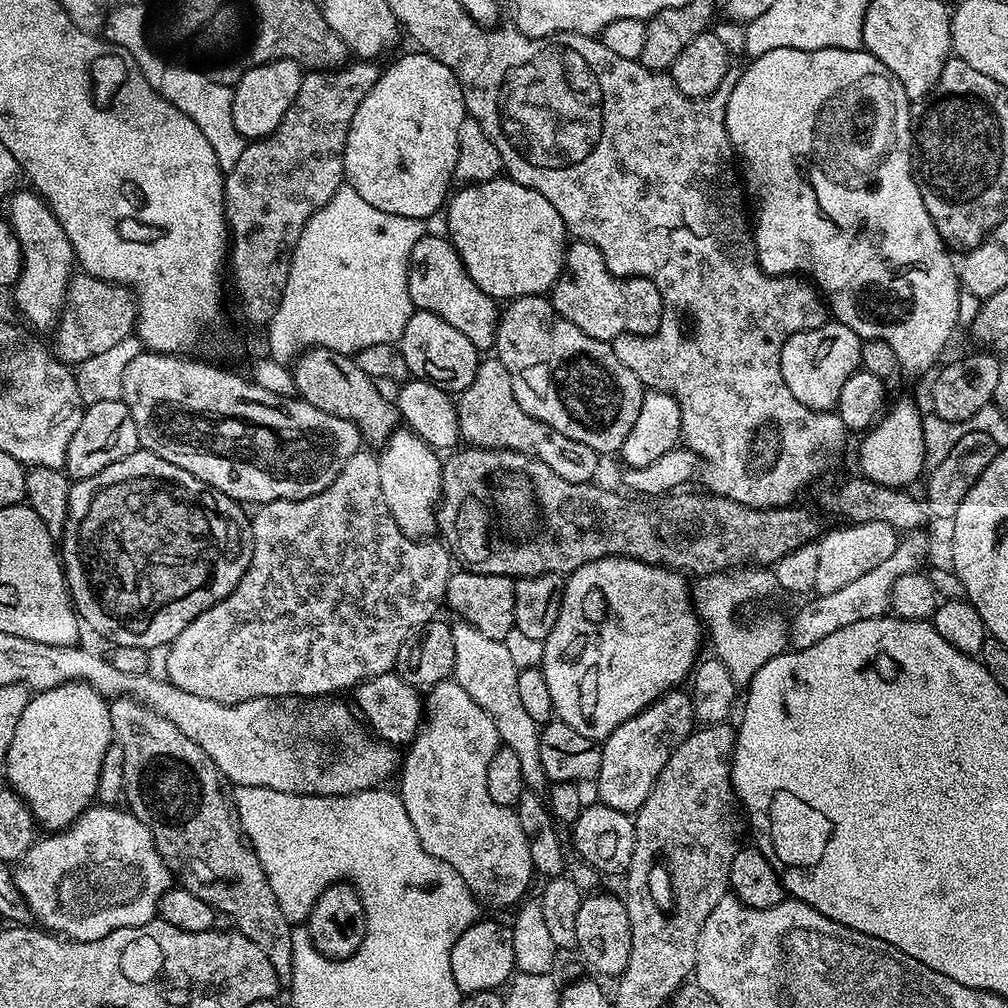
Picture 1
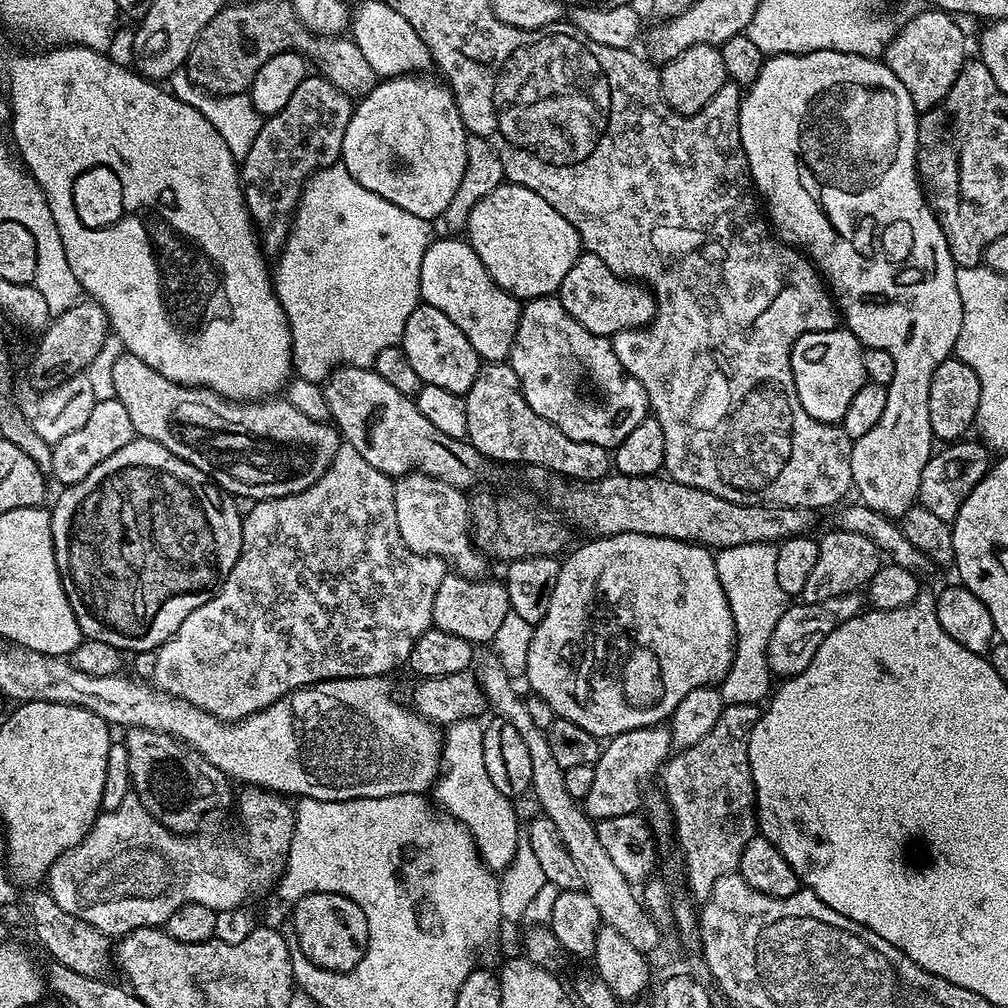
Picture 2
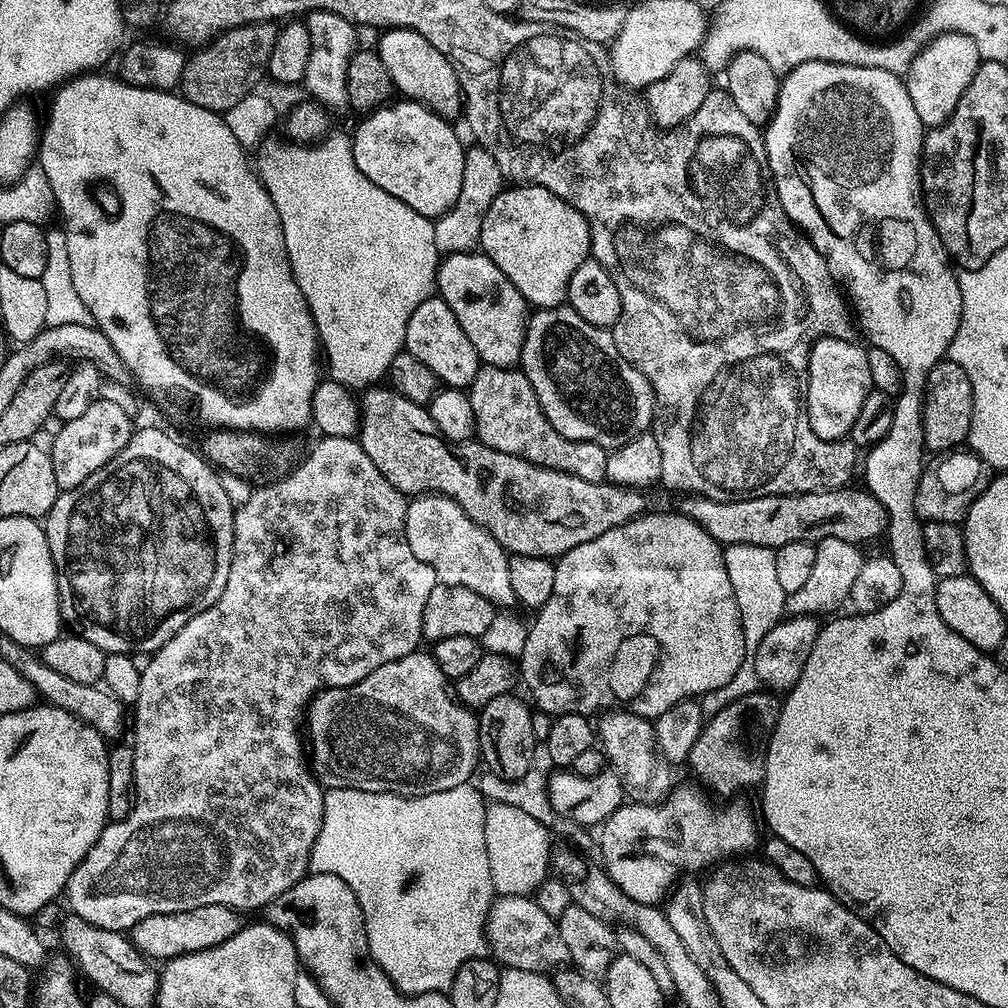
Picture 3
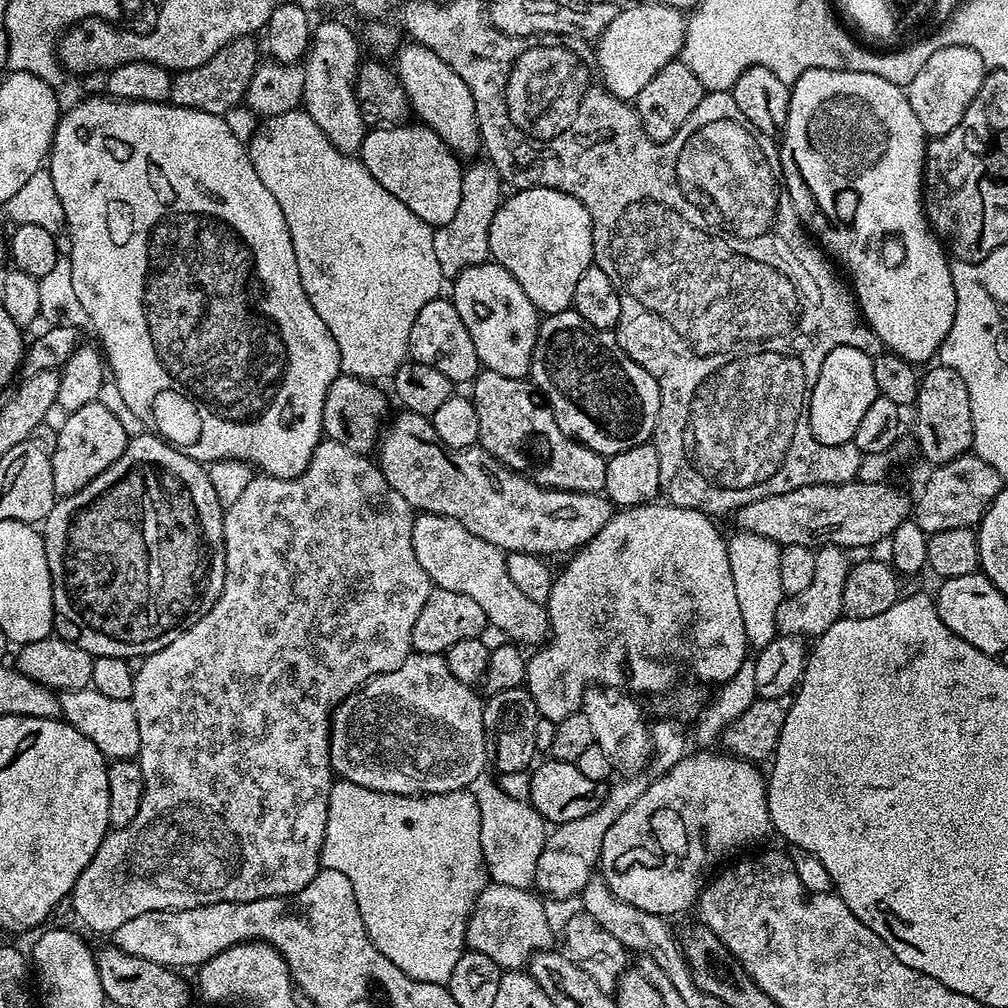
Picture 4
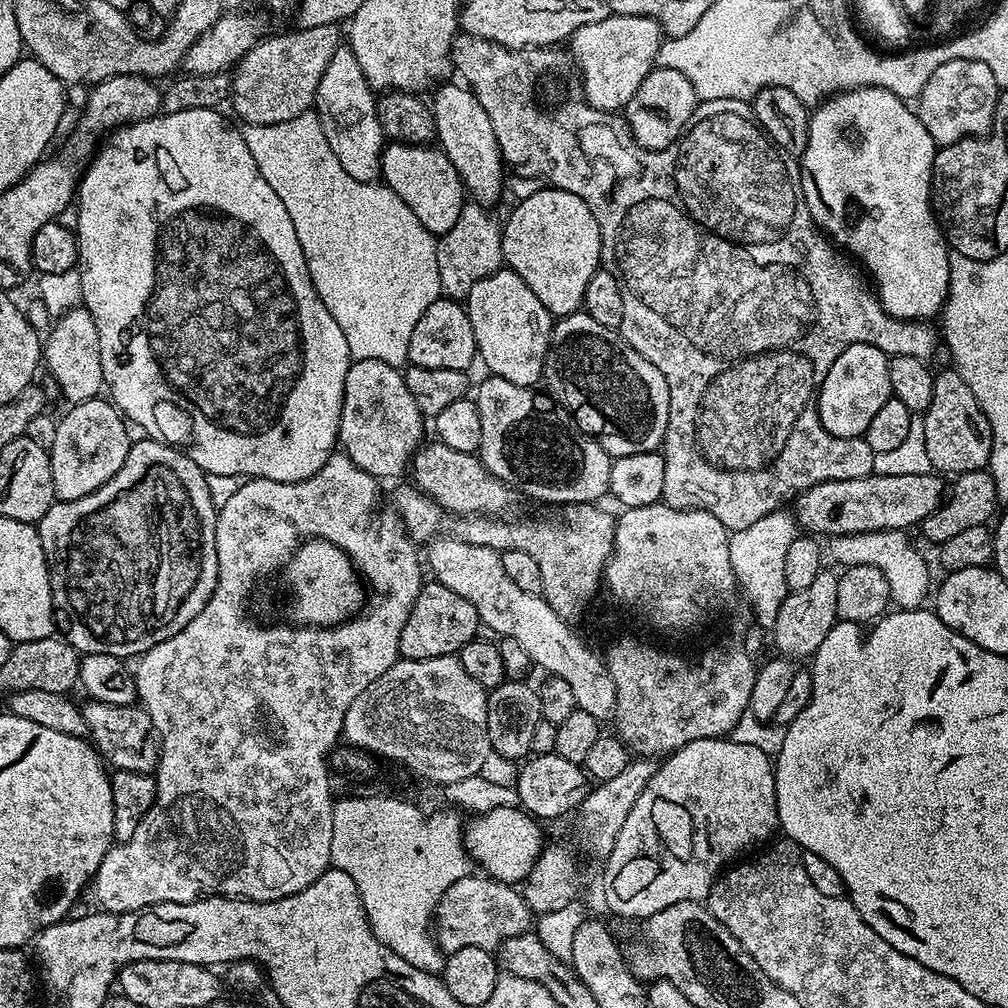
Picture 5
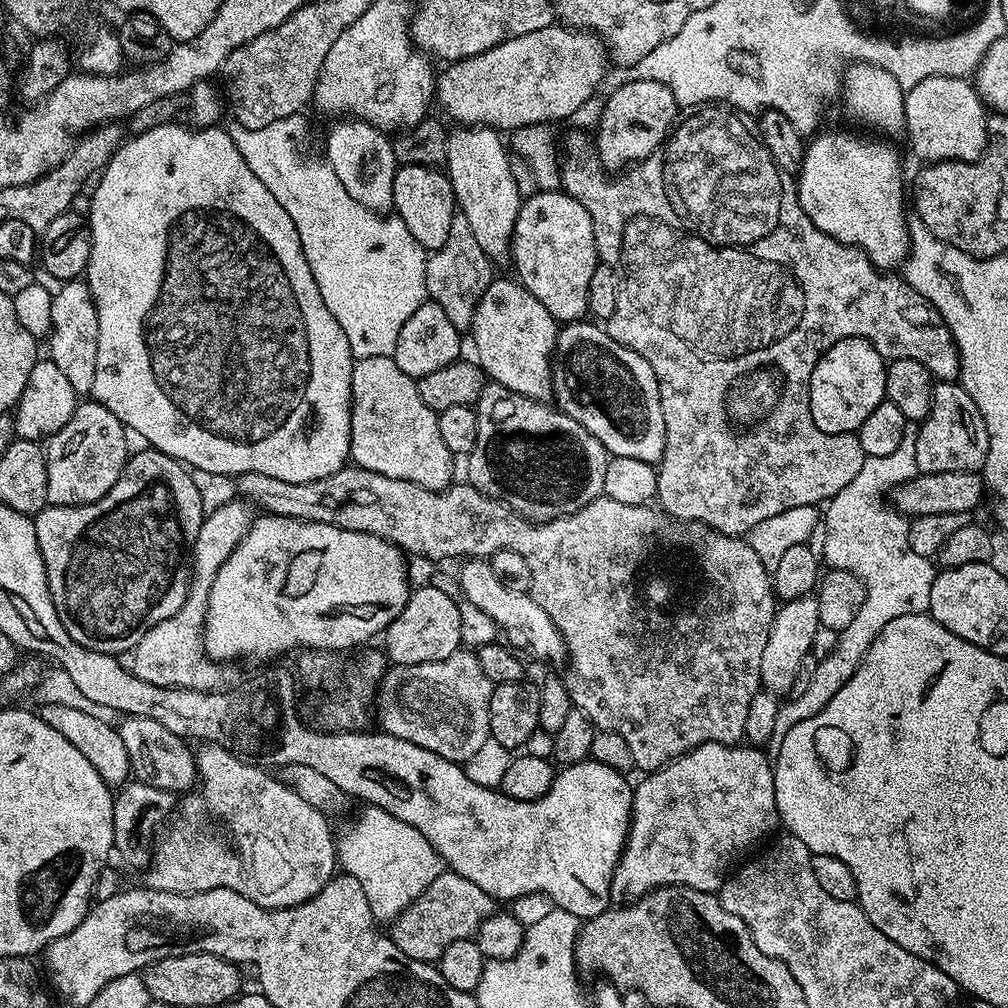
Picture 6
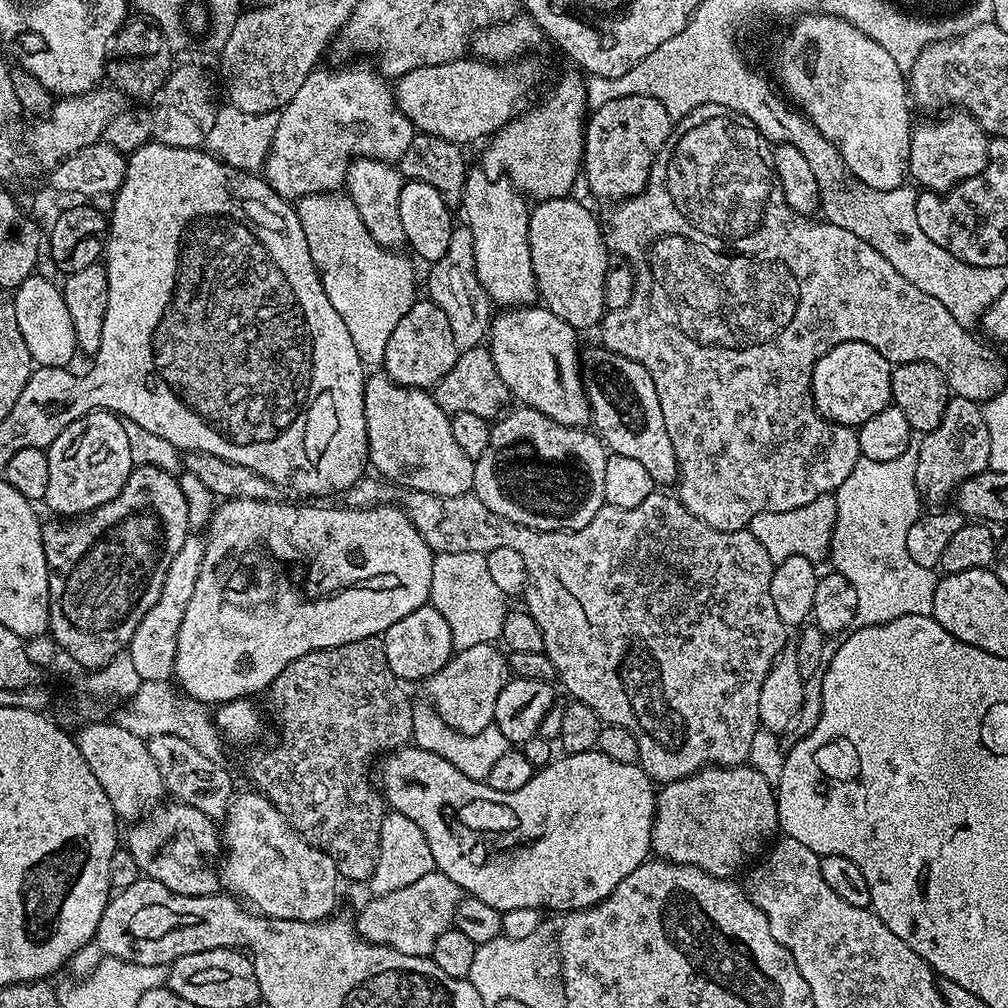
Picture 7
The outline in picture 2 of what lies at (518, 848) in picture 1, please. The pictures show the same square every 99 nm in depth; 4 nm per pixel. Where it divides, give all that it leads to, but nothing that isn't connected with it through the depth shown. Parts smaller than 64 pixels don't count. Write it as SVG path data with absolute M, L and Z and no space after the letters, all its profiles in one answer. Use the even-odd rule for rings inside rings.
M479 719L459 720L456 724L447 725L446 731L443 733L442 771L434 785L434 795L436 794L437 802L445 808L443 811L449 817L456 819L468 828L476 848L480 852L480 859L488 869L493 874L500 874L512 865L516 848L522 839L522 824L519 824L521 821L518 819L515 807L496 808L502 803L502 797L494 786L494 782L490 782L490 774L486 774L486 762L482 750L483 741L484 724Z

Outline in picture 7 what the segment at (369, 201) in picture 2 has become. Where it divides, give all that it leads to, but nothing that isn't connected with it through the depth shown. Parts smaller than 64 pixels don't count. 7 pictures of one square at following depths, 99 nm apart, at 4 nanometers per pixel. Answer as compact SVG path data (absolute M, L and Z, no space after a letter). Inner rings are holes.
M319 192L313 196L302 196L294 204L296 213L298 214L298 222L302 222L302 234L306 234L306 246L310 246L310 258L314 258L314 266L320 275L322 286L326 290L326 298L330 298L330 302L334 305L334 310L338 310L342 322L346 322L346 330L350 330L350 339L354 342L354 350L358 350L358 358L365 366L383 365L384 355L386 354L386 342L390 342L390 334L394 334L394 326L398 326L398 322L402 322L402 314L406 314L410 310L410 306L416 303L418 293L416 293L416 272L412 269L412 264L406 257L400 256L399 251L391 248L383 248L378 246L378 242L374 242L374 238L370 238L370 230L366 230L366 226L362 226L362 218L358 218L358 210L354 206L351 198L344 194L329 194L327 192Z

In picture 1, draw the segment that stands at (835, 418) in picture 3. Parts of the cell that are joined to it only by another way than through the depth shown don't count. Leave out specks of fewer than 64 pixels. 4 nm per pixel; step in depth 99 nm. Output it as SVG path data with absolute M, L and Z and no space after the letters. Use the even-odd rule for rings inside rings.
M825 322L814 330L795 332L782 346L780 355L782 378L786 386L790 386L790 394L794 394L794 398L812 412L833 411L846 378L861 371L861 343L860 335L839 322Z

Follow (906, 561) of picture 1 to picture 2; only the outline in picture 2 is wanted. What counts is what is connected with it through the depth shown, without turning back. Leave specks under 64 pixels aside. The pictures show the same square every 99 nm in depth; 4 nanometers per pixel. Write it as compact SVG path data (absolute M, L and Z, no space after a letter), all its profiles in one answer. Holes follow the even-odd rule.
M859 591L847 592L838 598L826 598L822 602L789 603L782 618L778 618L778 626L774 626L774 634L770 634L768 639L768 669L773 677L791 678L806 670L818 646L826 642L826 634L842 626L842 622L860 615L865 604L865 597Z

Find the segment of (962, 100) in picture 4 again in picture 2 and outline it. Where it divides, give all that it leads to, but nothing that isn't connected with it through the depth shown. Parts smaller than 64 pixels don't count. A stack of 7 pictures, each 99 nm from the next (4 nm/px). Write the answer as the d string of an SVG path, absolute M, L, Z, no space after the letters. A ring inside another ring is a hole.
M925 10L917 14L906 27L888 43L882 57L893 74L912 95L917 113L925 112L941 104L948 97L950 86L958 78L966 63L964 56L964 32L953 17L943 10Z

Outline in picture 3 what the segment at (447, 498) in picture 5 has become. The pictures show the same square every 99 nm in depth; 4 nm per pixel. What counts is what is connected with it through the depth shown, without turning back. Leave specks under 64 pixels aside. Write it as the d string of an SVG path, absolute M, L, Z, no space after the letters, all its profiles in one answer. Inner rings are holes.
M372 386L361 396L358 400L358 439L370 462L382 470L386 482L390 482L405 496L425 493L448 496L509 554L559 558L574 550L574 546L582 546L582 542L590 542L598 538L598 534L614 530L614 526L638 520L649 511L648 500L644 497L647 495L639 488L623 488L620 484L607 482L586 482L569 472L543 468L514 454L502 454L502 450L487 448L475 438L462 442L447 440L442 430L434 426L434 418L430 418L425 405L410 402L410 398L405 396L397 396L391 387Z

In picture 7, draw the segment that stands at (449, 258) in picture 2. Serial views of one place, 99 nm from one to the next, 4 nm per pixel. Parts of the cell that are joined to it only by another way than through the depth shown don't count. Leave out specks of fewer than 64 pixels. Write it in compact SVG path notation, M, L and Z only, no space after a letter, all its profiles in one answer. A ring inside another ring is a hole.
M543 306L501 311L490 325L492 361L509 393L523 407L538 410L567 428L584 428L592 418L576 336L577 329Z

